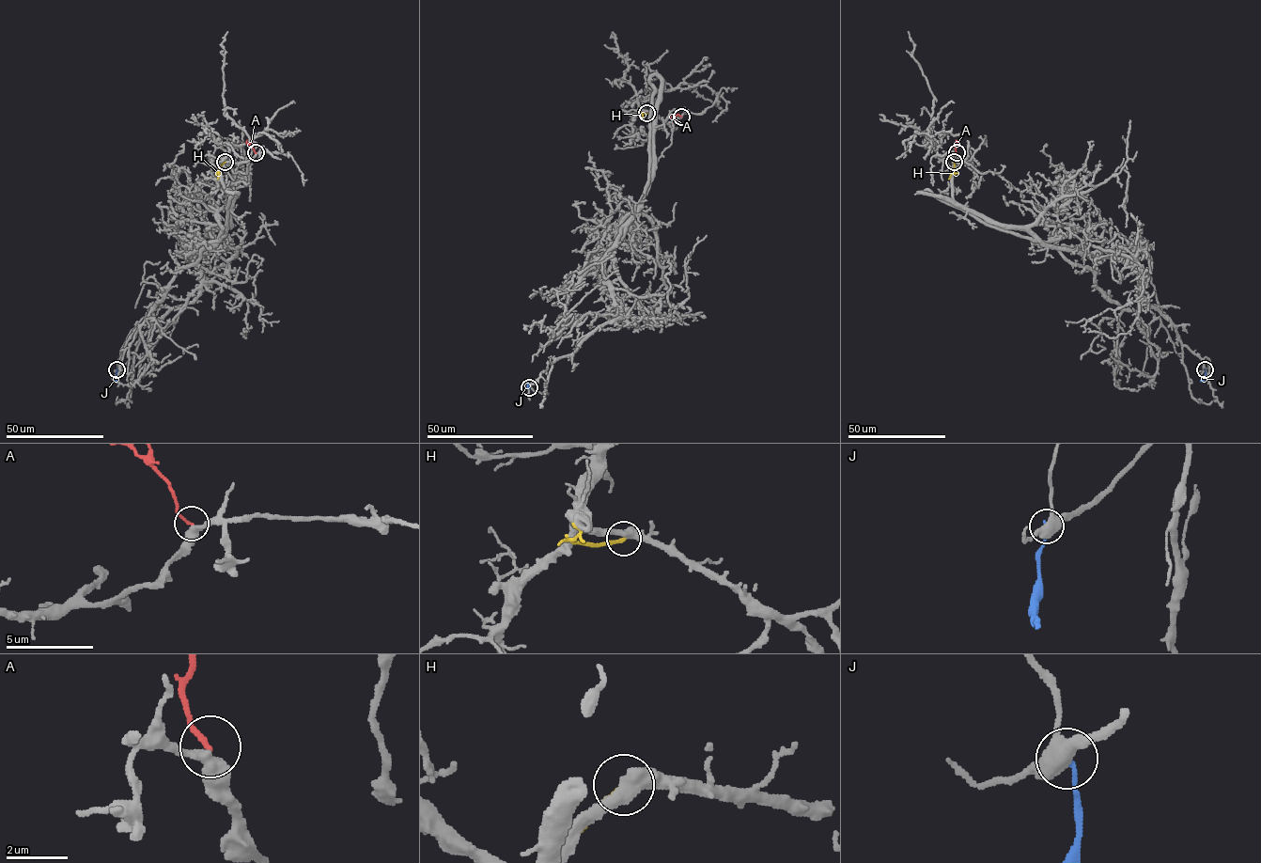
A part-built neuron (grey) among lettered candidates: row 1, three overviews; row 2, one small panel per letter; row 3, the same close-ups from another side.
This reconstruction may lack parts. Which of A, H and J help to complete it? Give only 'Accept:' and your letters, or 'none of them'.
Accept: A

